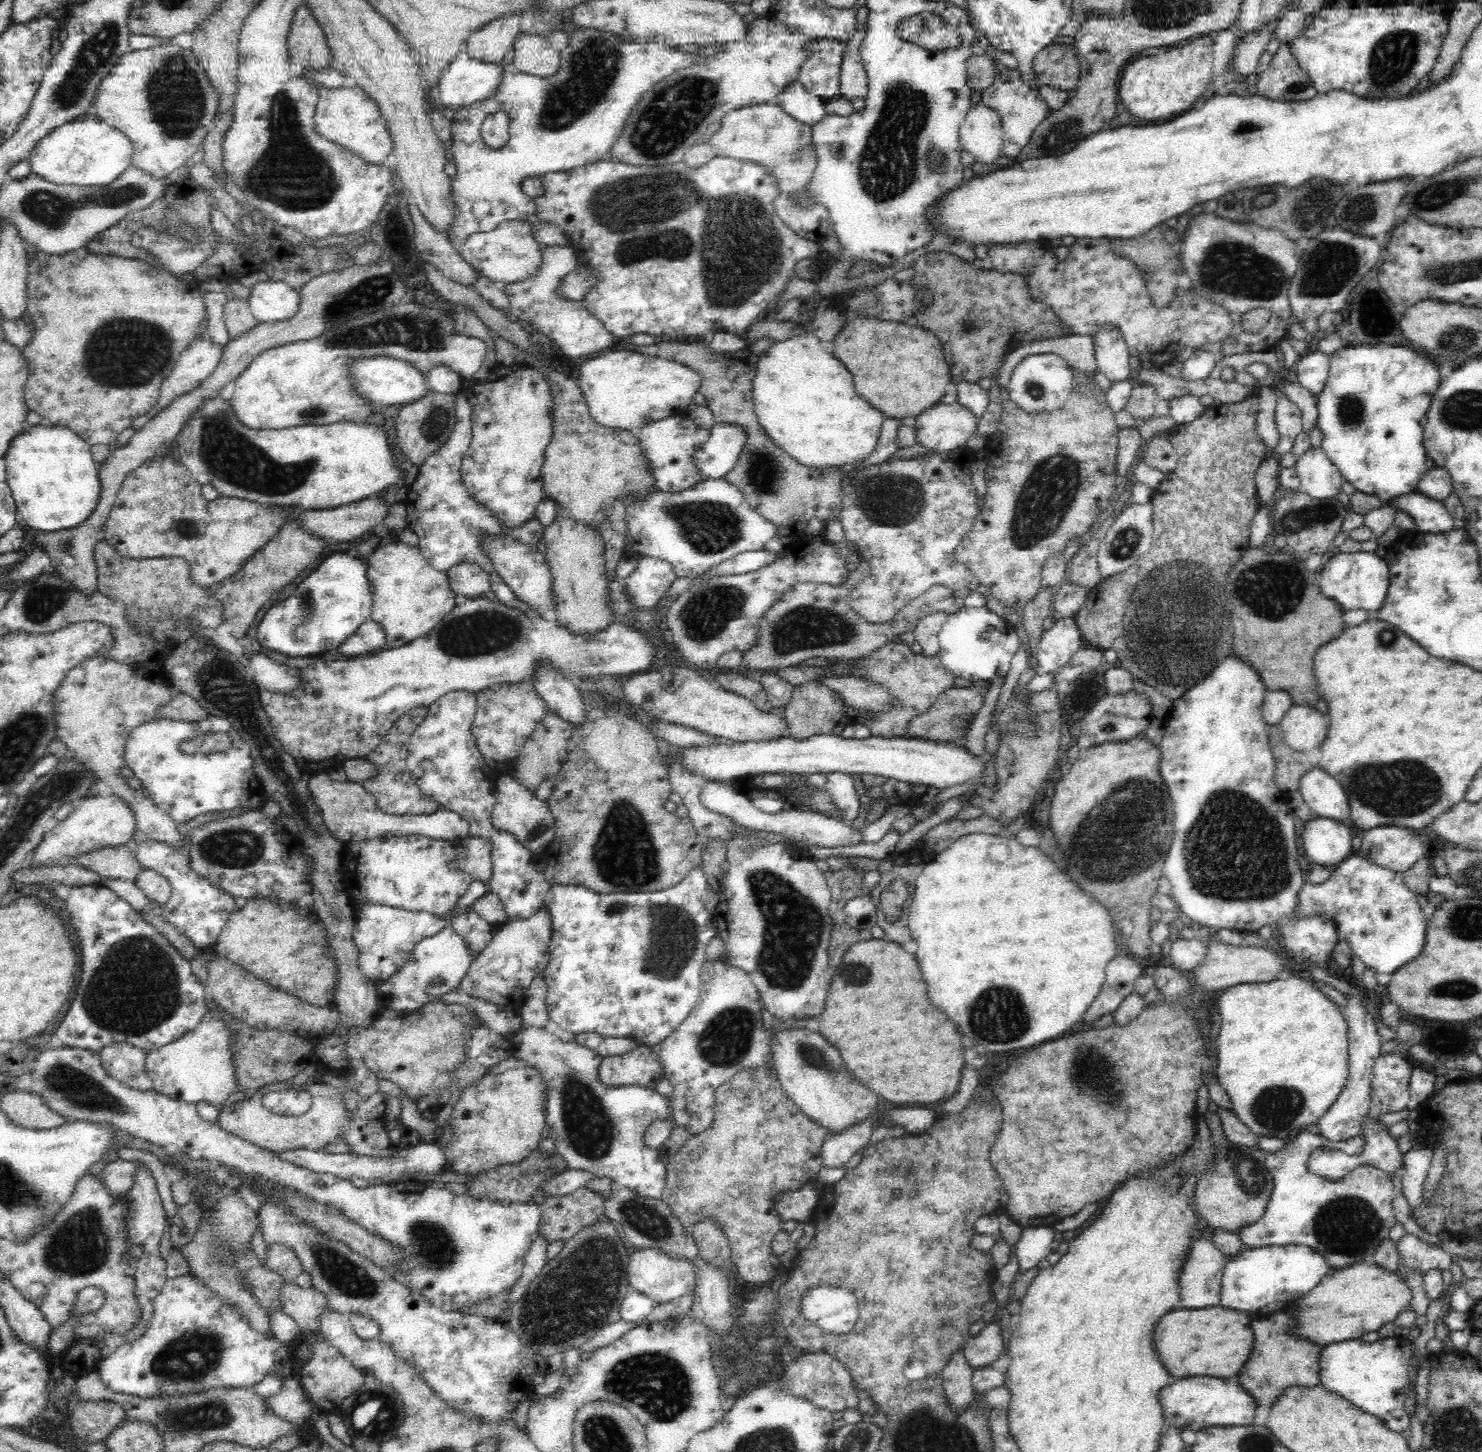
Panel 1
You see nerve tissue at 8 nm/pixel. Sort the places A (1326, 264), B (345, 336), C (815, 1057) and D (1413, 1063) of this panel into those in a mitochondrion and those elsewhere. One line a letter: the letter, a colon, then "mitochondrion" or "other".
A: mitochondrion
B: mitochondrion
C: mitochondrion
D: other

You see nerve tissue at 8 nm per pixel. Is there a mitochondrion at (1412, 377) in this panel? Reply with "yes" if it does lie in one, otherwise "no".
no

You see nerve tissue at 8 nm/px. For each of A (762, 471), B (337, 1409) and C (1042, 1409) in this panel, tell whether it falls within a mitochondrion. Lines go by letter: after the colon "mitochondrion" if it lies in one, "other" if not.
A: mitochondrion
B: other
C: other

